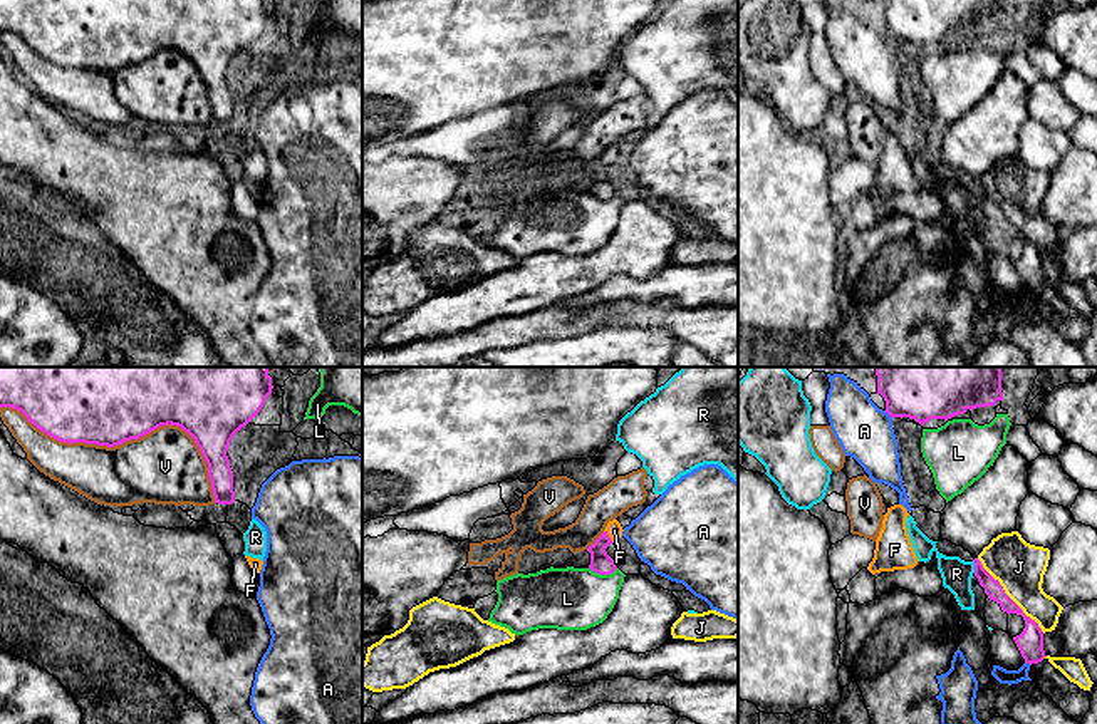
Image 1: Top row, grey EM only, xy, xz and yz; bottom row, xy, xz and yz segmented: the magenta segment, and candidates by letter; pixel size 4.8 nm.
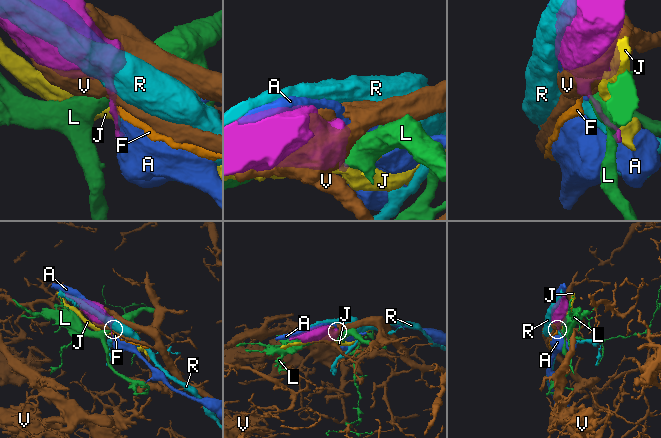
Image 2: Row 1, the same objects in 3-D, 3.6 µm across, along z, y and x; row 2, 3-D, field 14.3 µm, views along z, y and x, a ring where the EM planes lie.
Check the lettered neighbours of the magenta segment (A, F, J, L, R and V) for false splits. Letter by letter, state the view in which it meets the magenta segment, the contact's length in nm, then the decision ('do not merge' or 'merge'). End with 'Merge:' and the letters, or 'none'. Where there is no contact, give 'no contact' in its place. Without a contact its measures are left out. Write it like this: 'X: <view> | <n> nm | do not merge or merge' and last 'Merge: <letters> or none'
A: yz | 50 nm | do not merge
F: xz | 80 nm | merge
J: yz | 480 nm | do not merge
L: xz | 140 nm | do not merge
R: yz | 60 nm | do not merge
V: xy | 1150 nm | do not merge
Merge: F

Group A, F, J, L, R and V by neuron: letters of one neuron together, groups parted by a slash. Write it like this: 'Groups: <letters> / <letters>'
Groups: A / F / J / L / R / V

